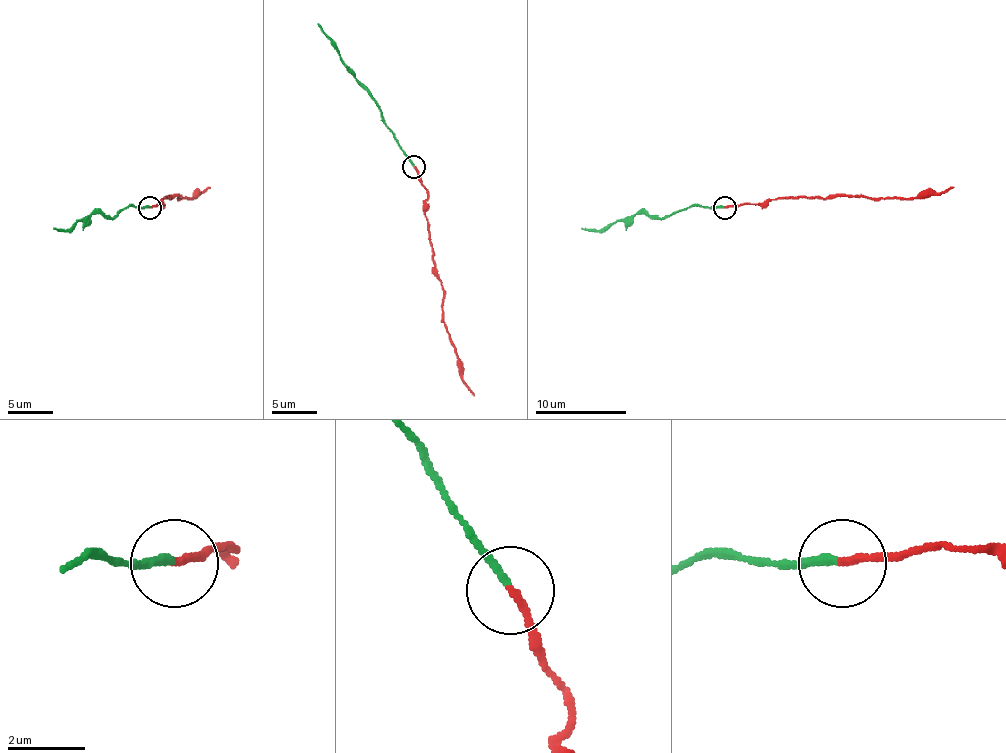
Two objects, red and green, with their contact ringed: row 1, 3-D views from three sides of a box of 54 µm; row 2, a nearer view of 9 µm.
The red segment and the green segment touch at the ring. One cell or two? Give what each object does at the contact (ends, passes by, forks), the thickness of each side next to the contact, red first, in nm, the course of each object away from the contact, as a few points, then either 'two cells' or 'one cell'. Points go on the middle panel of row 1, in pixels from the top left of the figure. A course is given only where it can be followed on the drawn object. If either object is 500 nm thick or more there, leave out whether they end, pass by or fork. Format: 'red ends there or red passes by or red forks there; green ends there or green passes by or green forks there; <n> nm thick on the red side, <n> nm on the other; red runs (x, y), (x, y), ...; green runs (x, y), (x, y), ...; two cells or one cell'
red ends there; green ends there; 190 nm thick on the red side, 200 nm on the other; red runs (413, 166), (427, 191), (427, 229), (433, 275), (443, 286), (443, 322), (456, 354), (461, 379), (474, 395); green runs (413, 166), (377, 100), (354, 75), (318, 23); one cell

